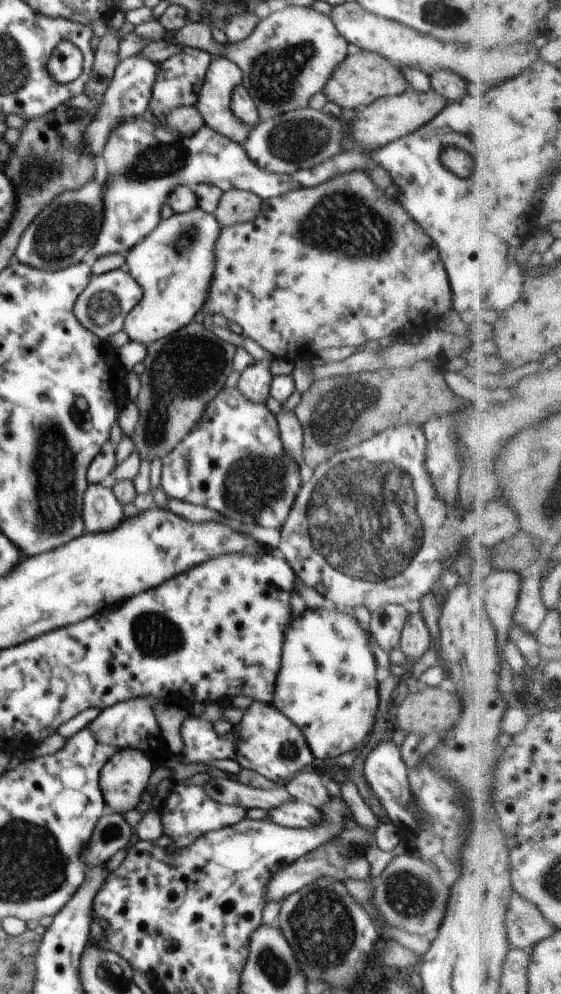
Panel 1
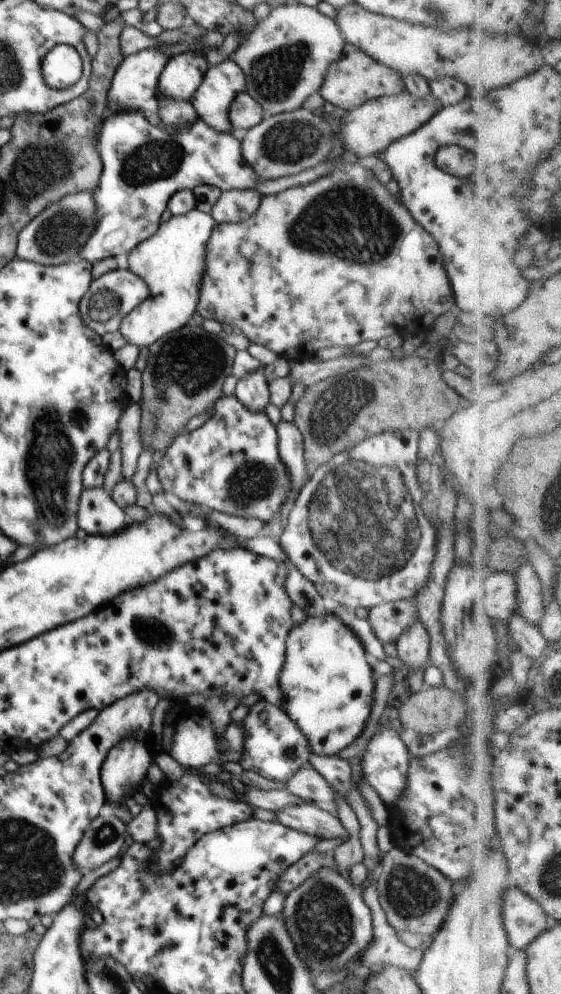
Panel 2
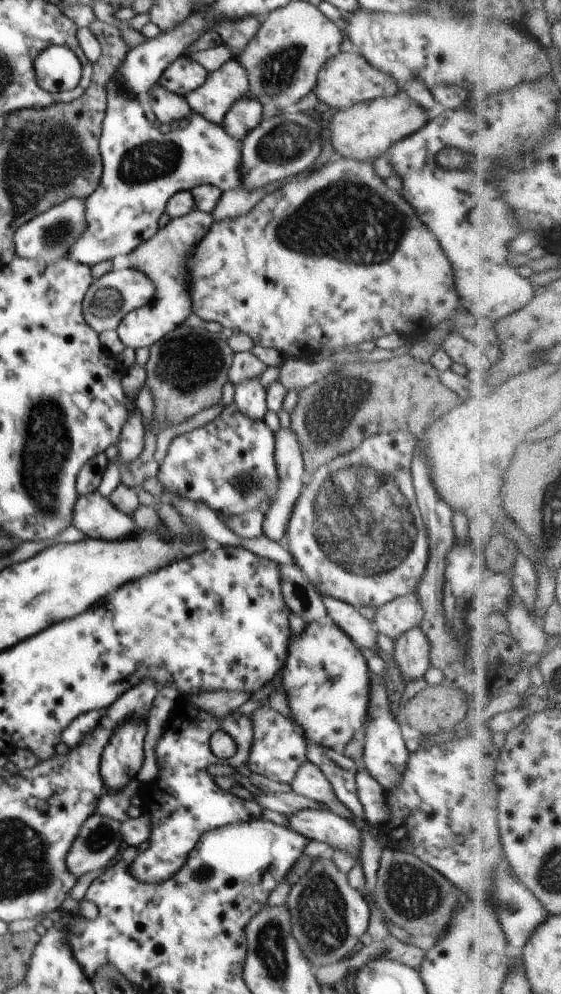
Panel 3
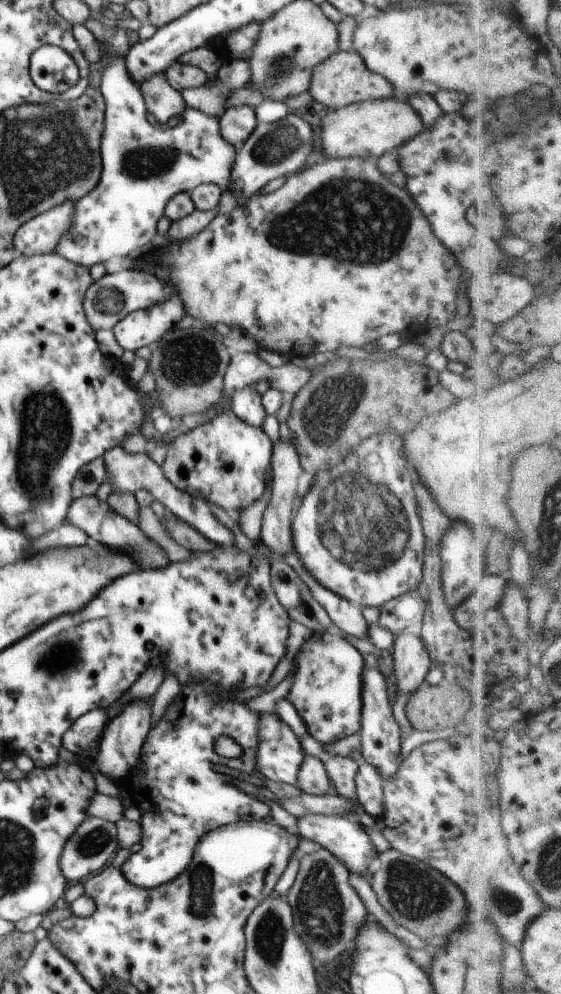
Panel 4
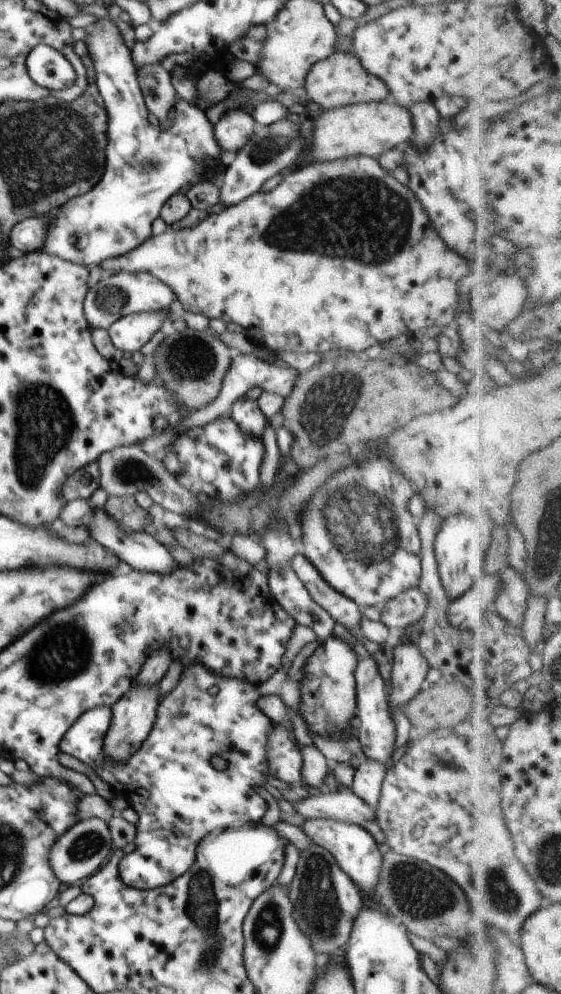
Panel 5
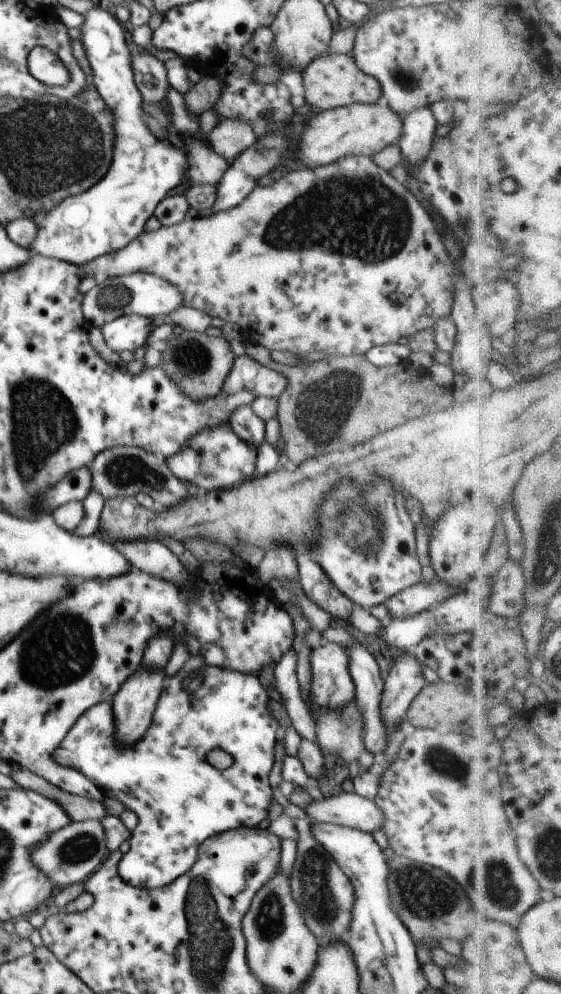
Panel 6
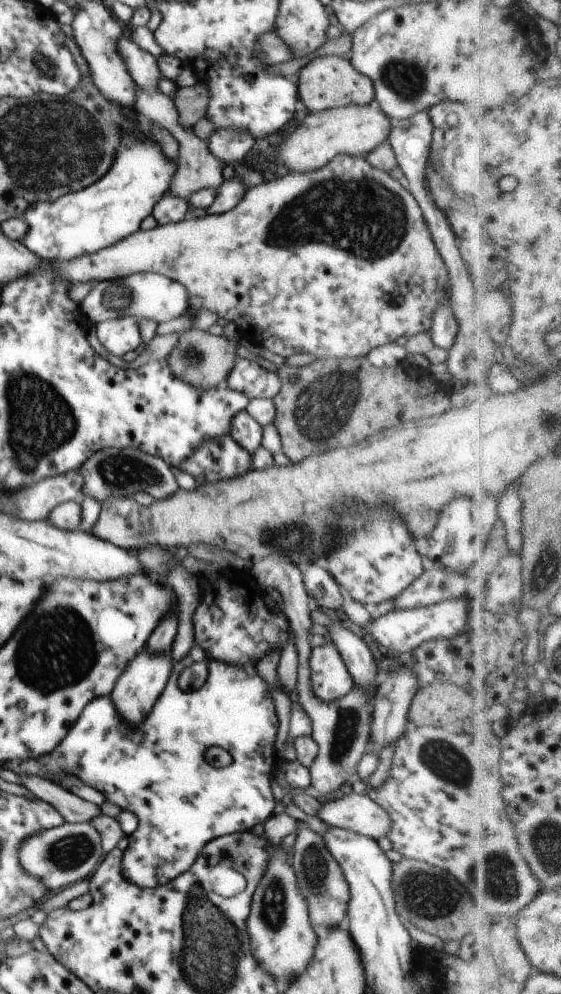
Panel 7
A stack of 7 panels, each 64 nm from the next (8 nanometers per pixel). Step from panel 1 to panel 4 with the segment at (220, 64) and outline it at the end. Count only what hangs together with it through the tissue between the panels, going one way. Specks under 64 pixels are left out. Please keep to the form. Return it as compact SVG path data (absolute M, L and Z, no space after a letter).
M229 58L218 69L218 72L201 87L180 91L188 107L203 112L210 118L218 119L228 109L230 95L246 87L251 80L251 72L245 60Z

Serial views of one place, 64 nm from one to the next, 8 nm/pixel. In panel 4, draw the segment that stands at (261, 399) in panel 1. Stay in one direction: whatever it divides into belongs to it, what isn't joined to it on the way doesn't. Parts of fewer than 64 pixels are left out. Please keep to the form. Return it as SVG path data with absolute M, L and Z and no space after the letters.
M245 386L238 389L231 396L231 409L240 420L250 426L260 427L267 415L262 404L262 395L255 389L256 386Z

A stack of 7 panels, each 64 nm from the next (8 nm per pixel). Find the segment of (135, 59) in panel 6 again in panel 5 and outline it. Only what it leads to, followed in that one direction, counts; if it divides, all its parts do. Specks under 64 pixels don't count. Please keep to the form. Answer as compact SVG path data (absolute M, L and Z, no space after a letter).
M161 64L141 67L137 71L137 81L141 88L147 112L167 125L174 114L174 104L179 99L171 81L171 74Z

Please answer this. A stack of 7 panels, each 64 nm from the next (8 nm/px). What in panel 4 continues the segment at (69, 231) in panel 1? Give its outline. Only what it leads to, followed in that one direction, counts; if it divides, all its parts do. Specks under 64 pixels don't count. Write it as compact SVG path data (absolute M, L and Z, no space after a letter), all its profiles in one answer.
M63 202L22 223L13 236L16 253L27 257L56 253L60 239L73 225L75 202Z

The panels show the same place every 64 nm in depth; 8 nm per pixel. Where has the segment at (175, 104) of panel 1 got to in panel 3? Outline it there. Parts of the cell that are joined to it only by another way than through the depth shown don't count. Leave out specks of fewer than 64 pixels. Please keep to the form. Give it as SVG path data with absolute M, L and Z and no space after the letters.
M184 54L166 67L158 84L178 96L185 97L189 92L206 84L207 76L204 65L196 62L193 55Z

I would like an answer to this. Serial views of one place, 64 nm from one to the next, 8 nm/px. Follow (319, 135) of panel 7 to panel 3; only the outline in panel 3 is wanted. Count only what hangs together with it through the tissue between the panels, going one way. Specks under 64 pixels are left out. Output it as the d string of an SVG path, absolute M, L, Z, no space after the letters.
M397 94L391 97L377 98L359 102L335 113L331 121L333 146L342 157L365 161L382 156L389 148L402 138L418 132L429 121L429 114L410 97L402 98Z

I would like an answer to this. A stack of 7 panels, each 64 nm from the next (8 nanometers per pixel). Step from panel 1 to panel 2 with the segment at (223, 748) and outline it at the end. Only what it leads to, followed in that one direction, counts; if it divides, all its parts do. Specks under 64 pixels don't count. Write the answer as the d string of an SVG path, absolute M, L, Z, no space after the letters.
M203 712L192 714L184 720L177 718L172 724L175 728L173 742L170 747L163 748L162 752L168 753L176 762L191 770L179 781L165 779L157 782L156 786L146 786L146 794L150 794L149 802L157 811L157 836L162 841L162 845L155 850L153 858L149 861L151 873L165 873L176 868L183 861L187 850L205 834L254 818L253 806L242 801L217 797L209 789L209 781L205 776L197 770L192 770L211 762L219 765L230 761L240 762L245 741L243 722L231 721L223 734L220 734L227 744L224 750L217 747L219 736L216 735L212 721Z

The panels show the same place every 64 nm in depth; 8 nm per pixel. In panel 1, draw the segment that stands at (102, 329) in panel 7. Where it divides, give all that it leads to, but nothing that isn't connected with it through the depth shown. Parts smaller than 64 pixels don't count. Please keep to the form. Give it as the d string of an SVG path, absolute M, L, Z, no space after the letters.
M196 206L188 212L173 213L170 218L164 220L160 218L156 228L126 252L127 273L143 290L142 298L137 305L124 316L123 331L130 340L141 342L145 346L151 345L169 334L178 332L193 321L196 312L205 306L209 296L215 271L215 244L221 228L221 224L213 214Z

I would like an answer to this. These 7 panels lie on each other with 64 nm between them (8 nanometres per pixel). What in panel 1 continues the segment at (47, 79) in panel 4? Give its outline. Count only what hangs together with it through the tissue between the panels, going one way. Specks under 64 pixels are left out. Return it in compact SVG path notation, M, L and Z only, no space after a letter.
M60 41L54 47L47 69L56 82L68 84L76 80L83 71L82 51L70 41Z

